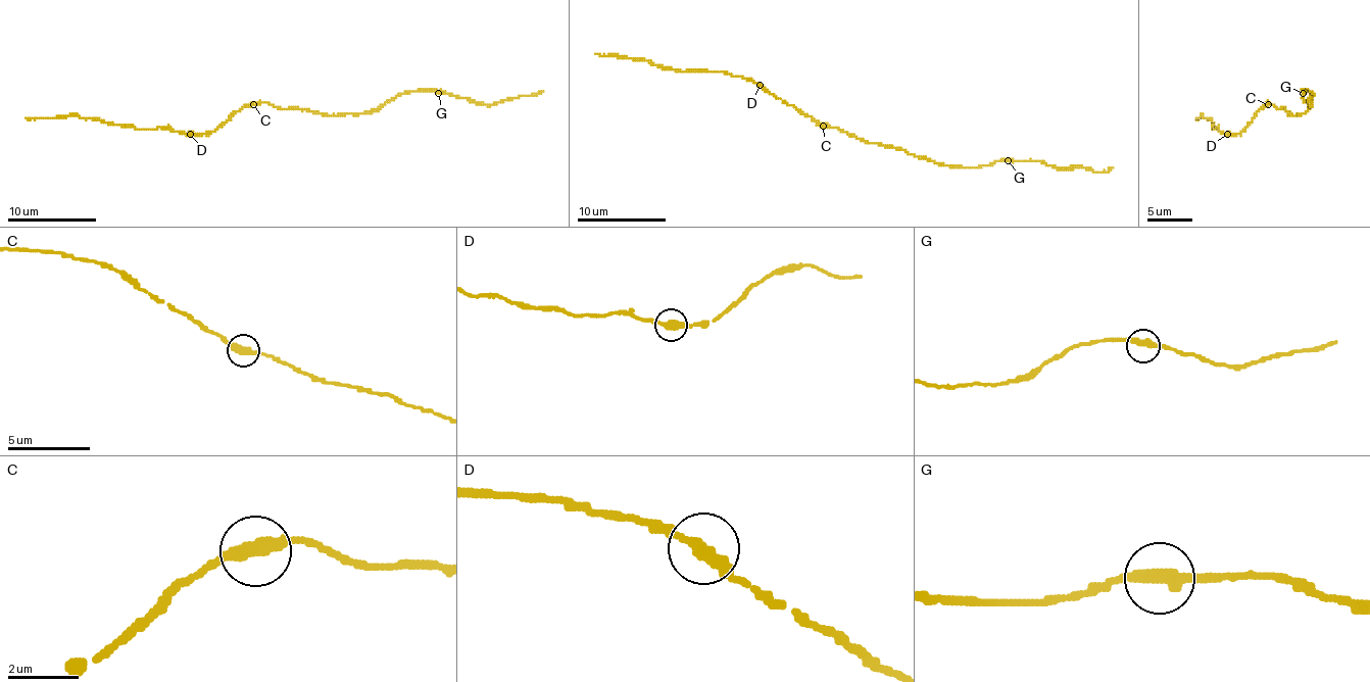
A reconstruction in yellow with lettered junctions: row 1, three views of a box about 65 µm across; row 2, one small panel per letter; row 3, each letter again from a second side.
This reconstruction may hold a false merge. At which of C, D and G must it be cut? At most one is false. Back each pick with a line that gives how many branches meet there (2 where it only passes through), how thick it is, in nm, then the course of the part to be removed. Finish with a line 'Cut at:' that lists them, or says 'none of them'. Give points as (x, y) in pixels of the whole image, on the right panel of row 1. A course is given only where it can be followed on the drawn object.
Cut at: none of them

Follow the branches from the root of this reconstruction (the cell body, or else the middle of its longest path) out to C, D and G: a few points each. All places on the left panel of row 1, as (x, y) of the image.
C: (280, 109), (266, 102), (253, 104)
D: (280, 109), (266, 102), (246, 104), (213, 132), (191, 134)
G: (280, 109), (309, 109), (329, 115), (364, 113), (380, 109), (402, 93), (438, 93)

